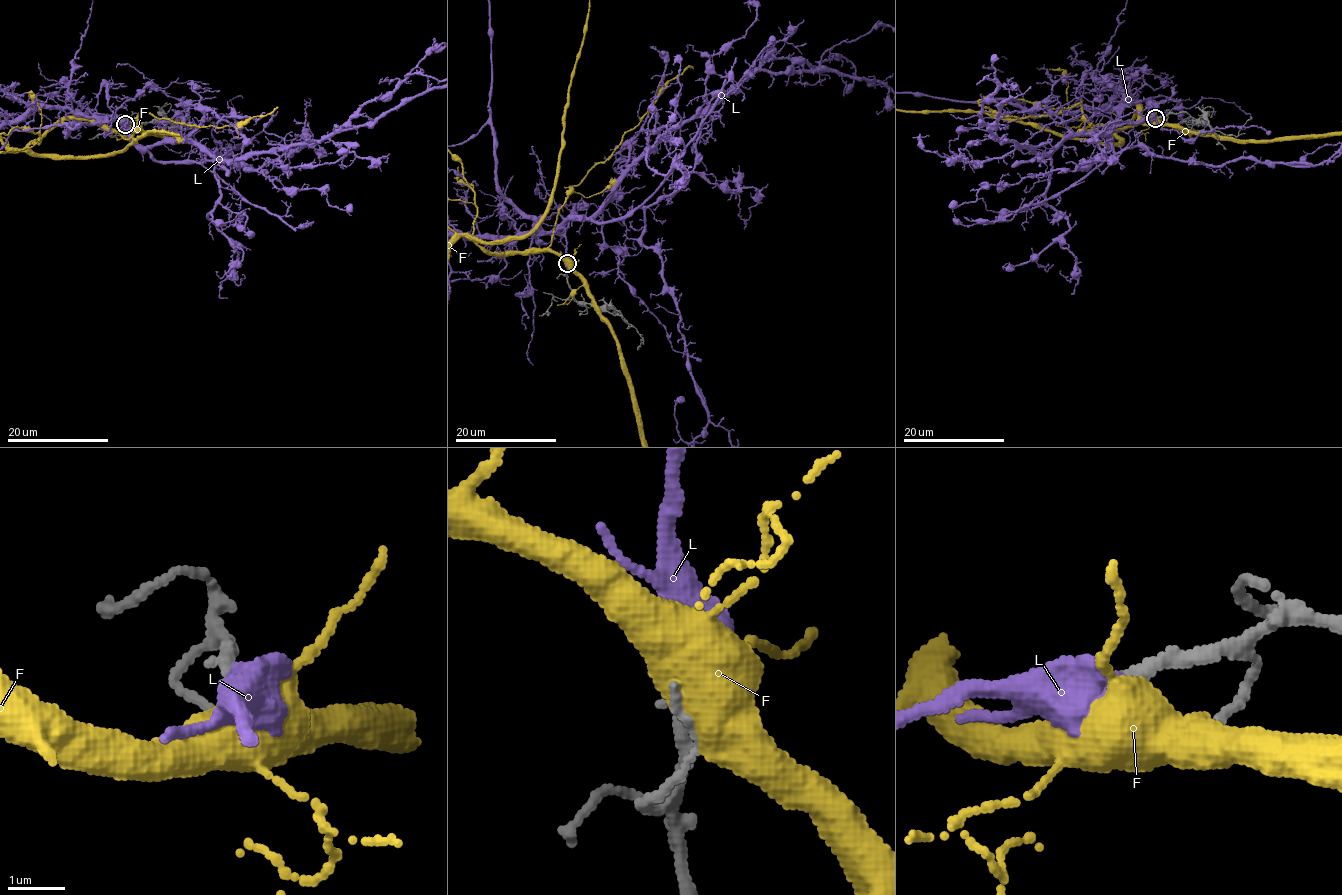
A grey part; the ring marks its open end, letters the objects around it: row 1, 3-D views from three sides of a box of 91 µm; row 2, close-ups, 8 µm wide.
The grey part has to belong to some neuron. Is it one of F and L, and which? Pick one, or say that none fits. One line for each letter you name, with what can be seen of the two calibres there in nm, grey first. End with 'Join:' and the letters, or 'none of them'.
L: 280 nm thick on the grey side, 500 nm on the other
Join: L

